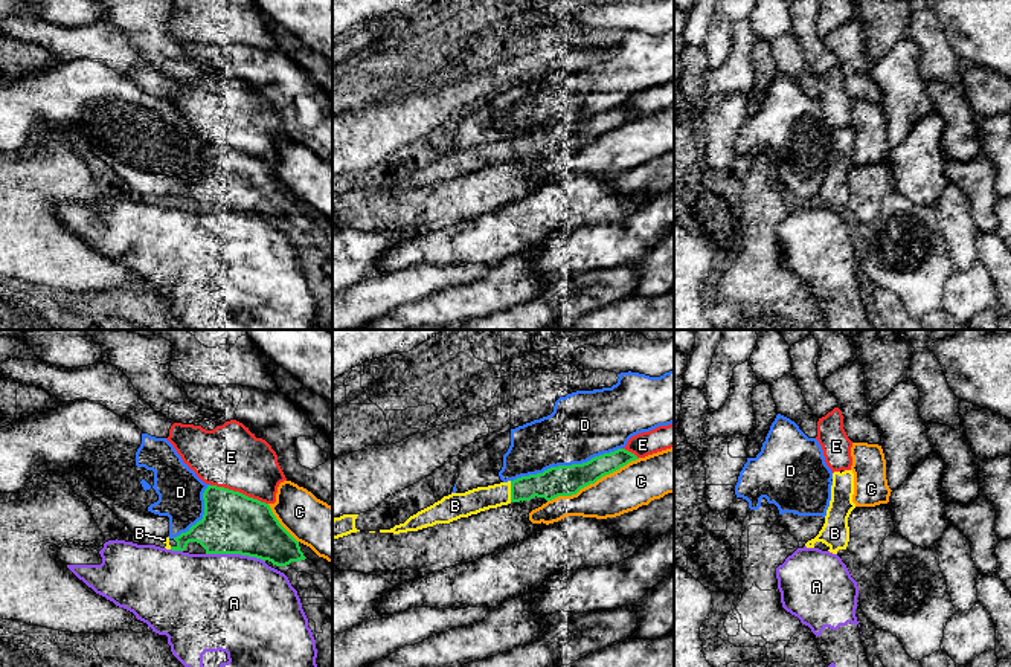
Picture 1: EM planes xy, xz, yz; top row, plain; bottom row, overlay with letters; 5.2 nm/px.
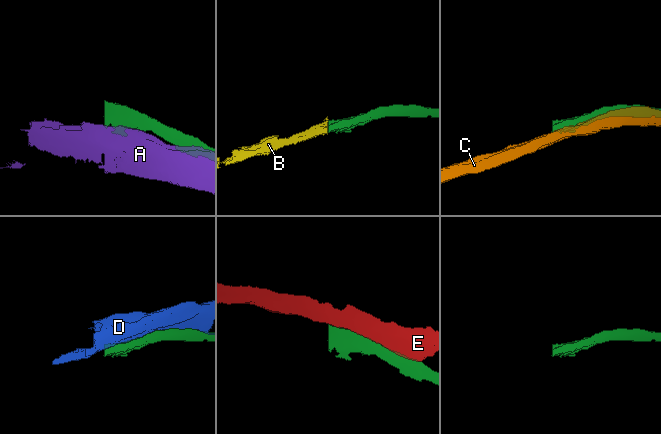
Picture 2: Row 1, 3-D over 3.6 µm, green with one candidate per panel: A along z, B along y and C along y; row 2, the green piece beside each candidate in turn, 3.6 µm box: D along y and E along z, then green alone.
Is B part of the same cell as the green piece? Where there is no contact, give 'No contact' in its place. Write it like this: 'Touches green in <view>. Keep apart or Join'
Touches green in xz. Join

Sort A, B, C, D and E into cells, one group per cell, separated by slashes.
A / B / C / D / E

